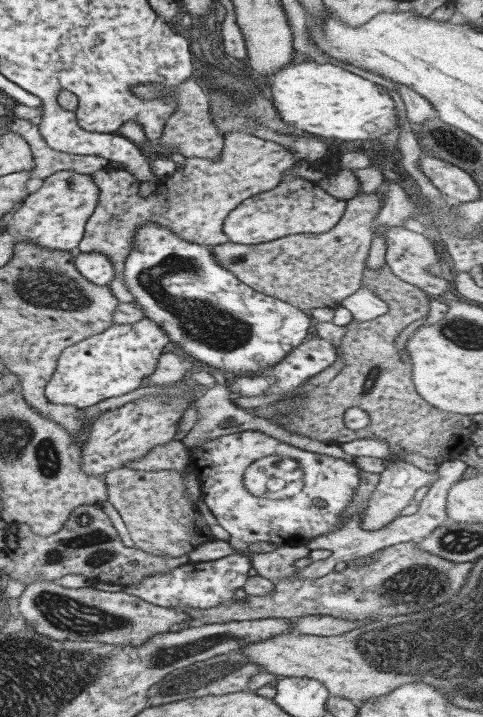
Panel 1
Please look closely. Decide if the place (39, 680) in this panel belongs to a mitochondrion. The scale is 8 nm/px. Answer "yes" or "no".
yes

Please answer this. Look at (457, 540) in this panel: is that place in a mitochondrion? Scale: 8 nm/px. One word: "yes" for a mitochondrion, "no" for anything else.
yes

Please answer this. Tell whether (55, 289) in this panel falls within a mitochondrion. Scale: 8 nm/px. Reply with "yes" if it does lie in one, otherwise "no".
yes

